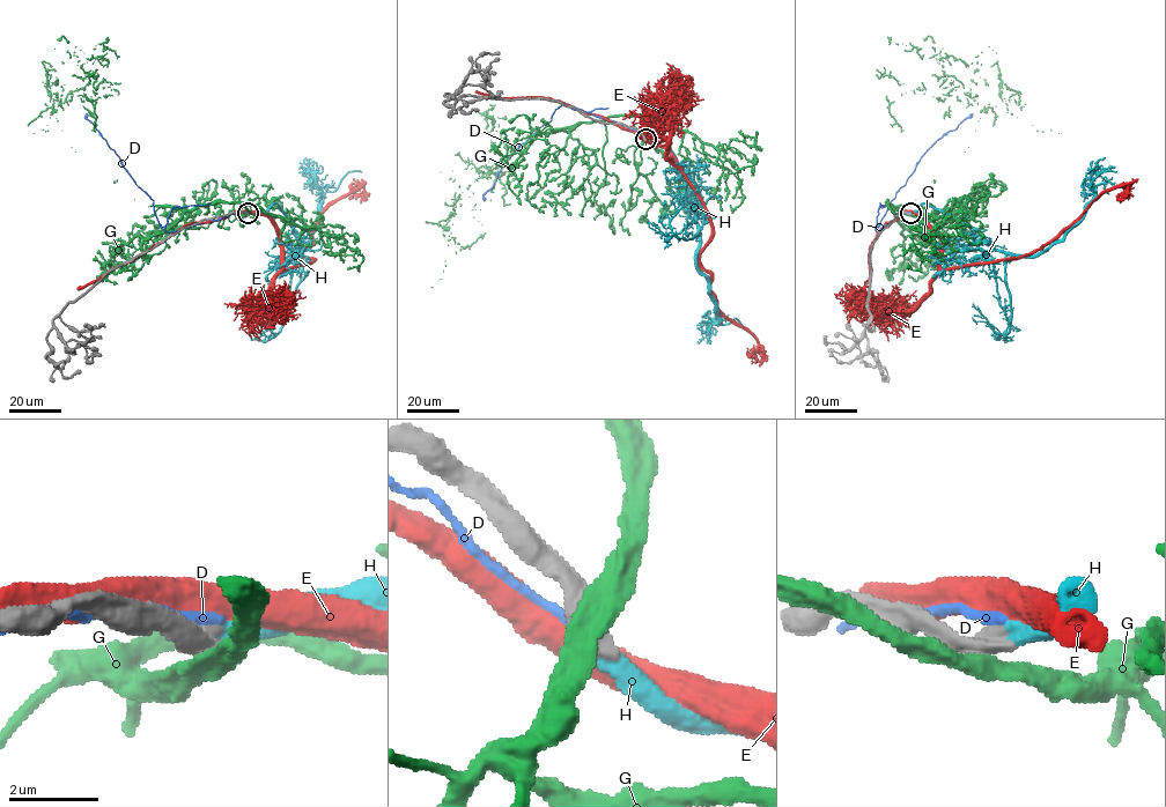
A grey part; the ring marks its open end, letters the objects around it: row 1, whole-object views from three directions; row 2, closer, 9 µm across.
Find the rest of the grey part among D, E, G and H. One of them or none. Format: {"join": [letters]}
{"join": ["H"]}

